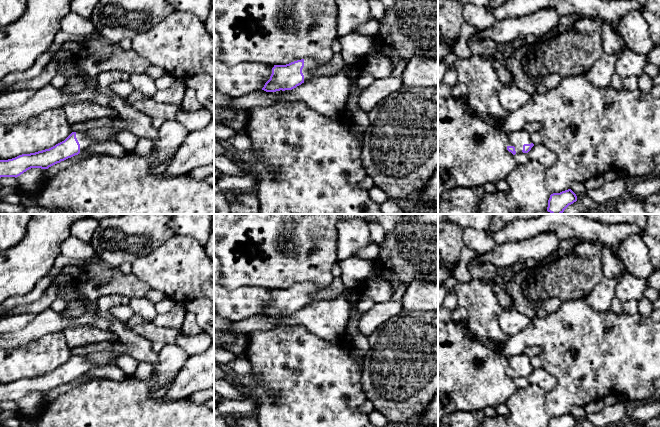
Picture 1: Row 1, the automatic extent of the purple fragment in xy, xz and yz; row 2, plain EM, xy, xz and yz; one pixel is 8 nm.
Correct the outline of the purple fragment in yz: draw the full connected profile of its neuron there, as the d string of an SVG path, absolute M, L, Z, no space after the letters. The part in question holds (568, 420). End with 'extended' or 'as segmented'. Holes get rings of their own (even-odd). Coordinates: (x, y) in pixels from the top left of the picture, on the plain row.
M568 413L560 417L551 418L548 427L574 427L576 425L576 418L571 413Z; as segmented

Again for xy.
M88 355L72 356L64 365L55 370L30 378L22 378L8 384L0 384L0 402L18 401L31 392L48 393L68 382L86 375L91 369L99 367Z; extended

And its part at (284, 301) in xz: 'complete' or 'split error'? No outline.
split error

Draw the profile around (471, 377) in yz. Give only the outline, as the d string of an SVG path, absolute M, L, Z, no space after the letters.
M438 322L438 427L442 418L457 411L482 411L486 407L505 404L516 391L514 379L507 374L507 359L482 343L468 338L461 322Z

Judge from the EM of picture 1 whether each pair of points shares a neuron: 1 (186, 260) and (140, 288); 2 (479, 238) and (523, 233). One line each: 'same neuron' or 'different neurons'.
1: different neurons
2: different neurons

